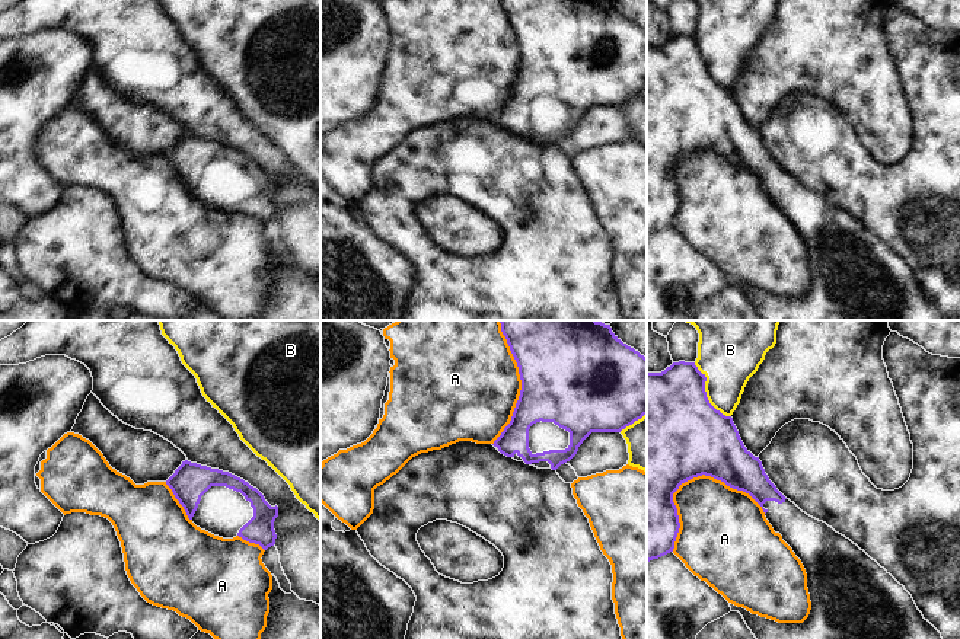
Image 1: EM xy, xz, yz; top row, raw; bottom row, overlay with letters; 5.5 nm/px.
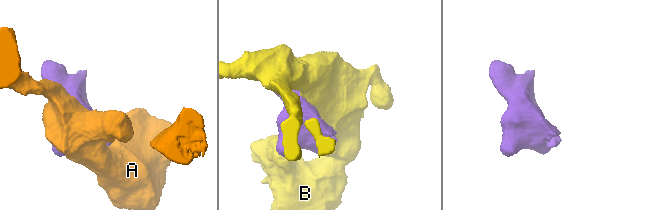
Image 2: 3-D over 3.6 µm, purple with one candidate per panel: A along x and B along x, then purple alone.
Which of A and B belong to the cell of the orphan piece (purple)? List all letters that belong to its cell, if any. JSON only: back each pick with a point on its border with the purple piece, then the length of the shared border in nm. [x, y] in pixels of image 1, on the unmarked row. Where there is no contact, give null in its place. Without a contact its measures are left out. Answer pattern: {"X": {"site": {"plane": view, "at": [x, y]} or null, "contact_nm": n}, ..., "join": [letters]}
{"join": []}

